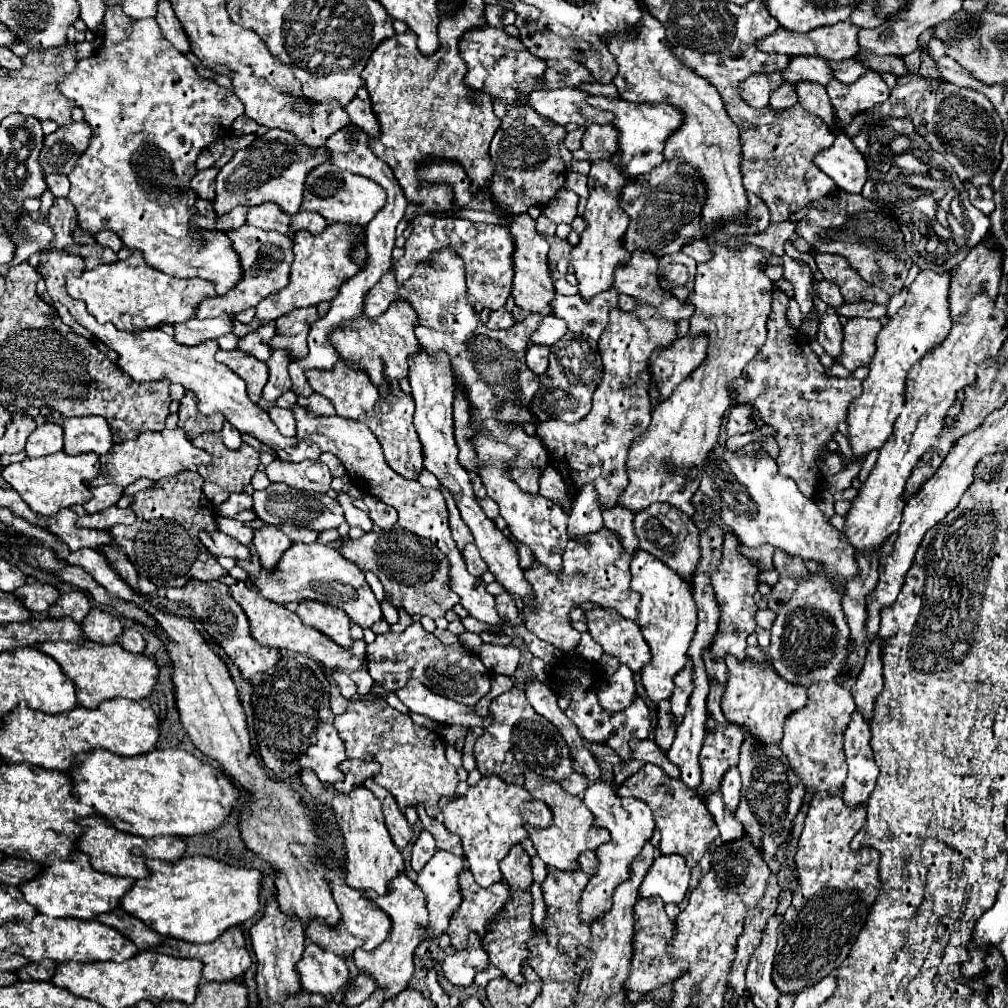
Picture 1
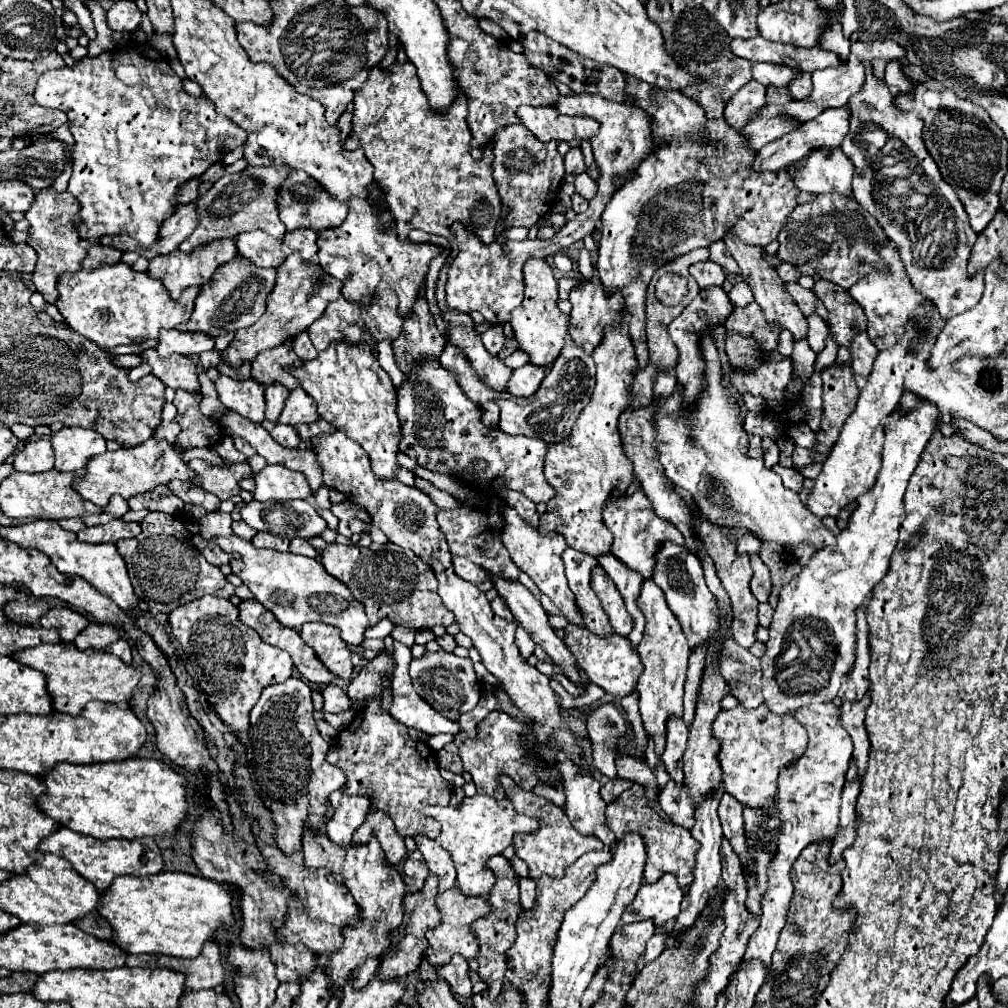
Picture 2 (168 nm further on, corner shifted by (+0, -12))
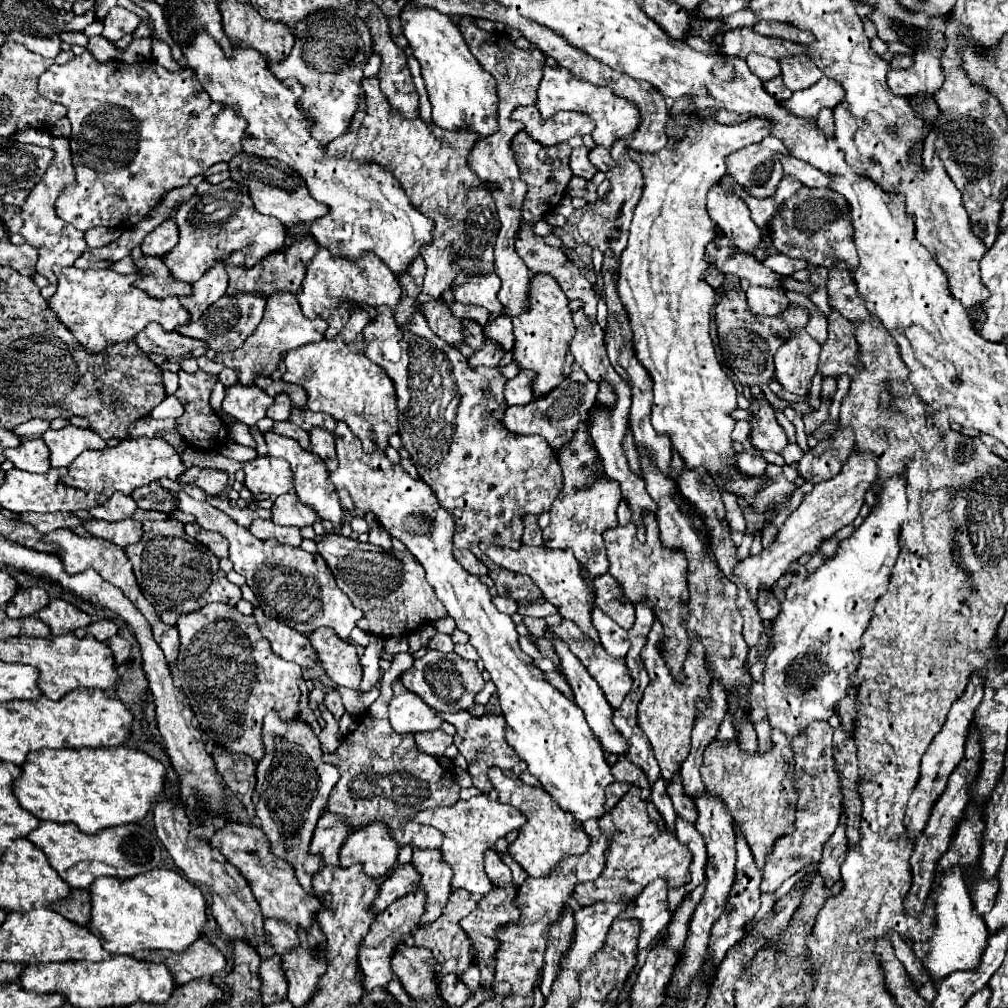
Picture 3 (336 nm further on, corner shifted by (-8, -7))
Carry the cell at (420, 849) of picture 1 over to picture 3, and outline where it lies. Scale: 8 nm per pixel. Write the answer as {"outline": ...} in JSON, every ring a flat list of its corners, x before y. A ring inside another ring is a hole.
{"outline":[[411,863,397,867,379,887,379,897,375,897,371,905,371,913,383,913,387,905,391,905,395,899,405,897,407,893,413,893,419,885,419,873,413,869]]}

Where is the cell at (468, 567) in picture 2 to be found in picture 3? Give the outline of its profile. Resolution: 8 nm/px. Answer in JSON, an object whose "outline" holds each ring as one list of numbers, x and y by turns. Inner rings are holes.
{"outline":[[453,549,455,559,461,563,463,569,467,569,471,575,487,575,487,567,469,551,469,549]]}

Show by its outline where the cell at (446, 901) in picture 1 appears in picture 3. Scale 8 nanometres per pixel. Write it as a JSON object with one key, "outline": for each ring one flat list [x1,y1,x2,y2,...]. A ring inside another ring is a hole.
{"outline":[[421,891,409,893,407,897,401,897,393,905,389,905,379,917,375,917,375,925,371,925,371,933,363,939,363,945,359,947,359,971,363,973,363,989,383,989,387,981,393,977,391,971,391,955,397,947,399,941,405,941,407,937,413,935,419,917,425,911,425,895]]}

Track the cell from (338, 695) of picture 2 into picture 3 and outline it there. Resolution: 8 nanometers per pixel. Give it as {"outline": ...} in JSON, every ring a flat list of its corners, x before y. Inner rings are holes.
{"outline":[[331,691,331,693,327,693,327,695,325,695,325,701,323,701,323,705,325,705,325,709,327,709,327,711,331,711,331,713,333,713,333,717,335,717,337,721,341,719,341,715,343,715,345,707,343,707,343,703,341,703,341,697,339,697,339,693,337,693,337,691]]}

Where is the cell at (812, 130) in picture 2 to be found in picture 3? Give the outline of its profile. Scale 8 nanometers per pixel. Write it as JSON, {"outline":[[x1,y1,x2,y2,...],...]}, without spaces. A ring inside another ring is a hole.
{"outline":[[769,135,759,145,749,145,731,153,731,157,727,157,727,175,731,175,735,183,743,185,743,189,753,197,771,197,777,189,777,179,773,177,775,165,771,161,775,153,787,155,789,151,783,147,783,141]]}

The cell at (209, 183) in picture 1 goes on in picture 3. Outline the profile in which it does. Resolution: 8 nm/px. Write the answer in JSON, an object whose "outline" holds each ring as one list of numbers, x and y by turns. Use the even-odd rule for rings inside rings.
{"outline":[[169,219,165,223,161,223,155,231,151,231,143,243,141,243,141,249,145,255,155,255,155,257,163,257,167,255,173,245,177,243,177,223,175,219]]}

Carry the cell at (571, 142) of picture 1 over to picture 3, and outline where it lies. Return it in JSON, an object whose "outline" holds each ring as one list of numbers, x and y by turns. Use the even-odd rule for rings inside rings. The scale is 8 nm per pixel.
{"outline":[[577,147,577,149,573,149,569,165,571,165,573,175,583,177,583,179,593,179,593,175,597,173,597,169,595,169,595,167,591,165,591,161,589,161,589,149,587,149,587,147]]}

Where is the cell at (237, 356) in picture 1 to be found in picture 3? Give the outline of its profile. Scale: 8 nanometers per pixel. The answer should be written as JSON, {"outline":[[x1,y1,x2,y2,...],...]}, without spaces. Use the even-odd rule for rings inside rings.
{"outline":[[237,383,225,391,223,411,247,427,253,427,259,419,265,417,265,411,271,403,273,397,263,393,257,385,243,387]]}

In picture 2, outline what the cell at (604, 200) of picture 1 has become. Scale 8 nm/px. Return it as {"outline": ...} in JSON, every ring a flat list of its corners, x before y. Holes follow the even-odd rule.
{"outline":[[593,262,593,278,579,280,579,286,575,286,575,290,571,290,569,302,573,304,571,310,571,338,587,350,587,354,593,352,593,348,601,342,603,338,603,328,605,326,619,326,621,322,621,306,623,306,623,298,619,298,619,294,611,294,611,298,607,298,607,294,603,294,603,284,599,282,599,272,597,272,597,262]]}

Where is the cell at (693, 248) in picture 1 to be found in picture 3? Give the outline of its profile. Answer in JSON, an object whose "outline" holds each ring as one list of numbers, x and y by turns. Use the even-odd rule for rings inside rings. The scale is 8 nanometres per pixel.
{"outline":[[709,267,709,273,703,275,703,281,705,281,707,285,711,285,713,289,719,289,719,287,723,285,723,281,725,281,725,275,719,273,715,267]]}

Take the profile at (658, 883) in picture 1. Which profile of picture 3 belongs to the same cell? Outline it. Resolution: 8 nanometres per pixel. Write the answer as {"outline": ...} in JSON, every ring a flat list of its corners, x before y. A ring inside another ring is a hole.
{"outline":[[651,881,623,911,623,919,637,919,641,925,637,949,645,949,671,921,667,909,667,881]]}

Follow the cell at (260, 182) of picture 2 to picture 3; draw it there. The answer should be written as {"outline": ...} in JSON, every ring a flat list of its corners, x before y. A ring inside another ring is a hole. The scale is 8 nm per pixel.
{"outline":[[233,181,213,185,203,195,195,193,179,207,175,221,179,225,179,243,163,257,163,263,177,281,185,281,189,285,229,253,245,251,245,267,253,267,263,257,275,253,285,239,283,223,275,217,259,215,253,209,247,189]]}

